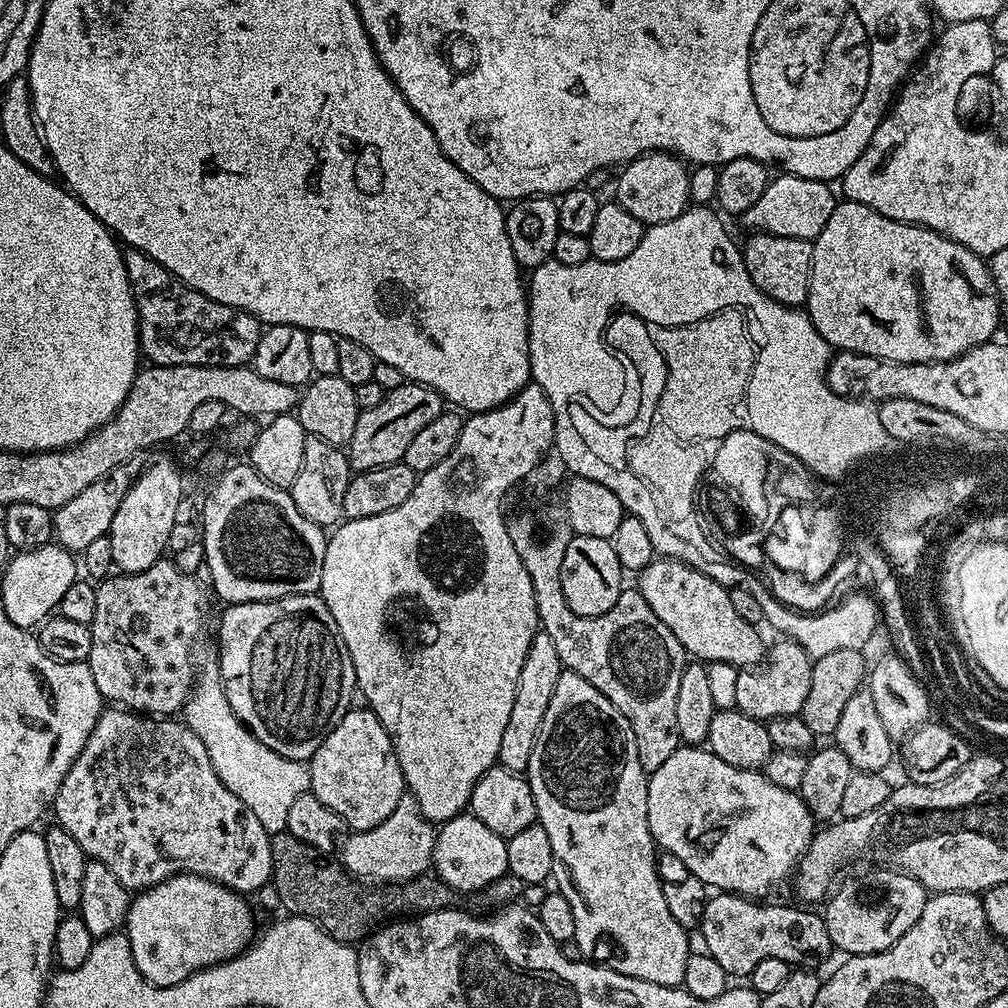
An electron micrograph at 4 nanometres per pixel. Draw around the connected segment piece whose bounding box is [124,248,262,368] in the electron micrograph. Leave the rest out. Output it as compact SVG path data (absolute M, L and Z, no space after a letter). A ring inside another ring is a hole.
M137 248L124 252L124 265L136 299L140 351L152 359L149 361L153 365L197 364L223 368L251 365L262 331L262 321L257 316L206 298L206 294L186 286Z

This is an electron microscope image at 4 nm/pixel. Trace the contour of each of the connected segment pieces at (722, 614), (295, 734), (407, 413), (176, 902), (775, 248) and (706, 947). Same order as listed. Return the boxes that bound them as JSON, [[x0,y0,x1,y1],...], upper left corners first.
[[638,558,766,670],[218,594,357,761],[346,382,445,472],[126,874,257,988],[742,232,812,306],[698,891,834,977]]

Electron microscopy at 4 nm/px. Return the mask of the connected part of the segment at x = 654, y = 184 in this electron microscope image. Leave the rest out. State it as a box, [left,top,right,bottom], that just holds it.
[615,152,690,226]

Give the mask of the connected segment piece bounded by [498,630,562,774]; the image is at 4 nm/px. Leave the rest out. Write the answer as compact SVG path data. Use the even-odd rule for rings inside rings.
M543 630L537 631L536 637L530 642L530 650L526 650L526 662L522 662L522 674L518 674L518 690L514 694L514 707L510 709L510 722L506 722L506 731L502 734L502 746L498 746L499 767L511 772L527 773L530 754L534 754L536 735L542 726L546 706L550 706L554 686L558 686L561 671L558 650L554 647L550 634L546 634Z

